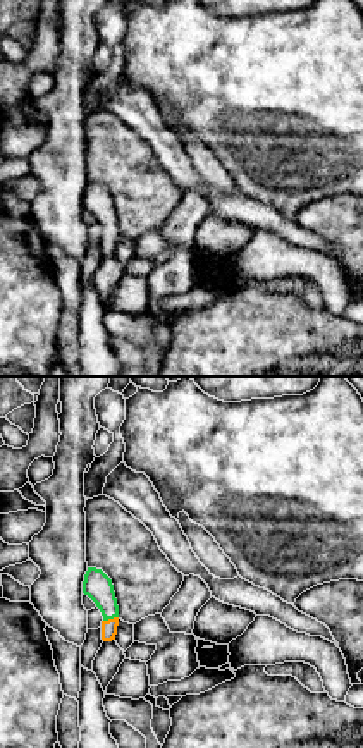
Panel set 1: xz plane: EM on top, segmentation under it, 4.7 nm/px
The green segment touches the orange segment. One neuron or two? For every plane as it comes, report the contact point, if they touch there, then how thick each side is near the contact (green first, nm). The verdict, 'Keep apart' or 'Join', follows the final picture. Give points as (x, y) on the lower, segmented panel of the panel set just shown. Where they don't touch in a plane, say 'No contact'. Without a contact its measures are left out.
Touches green at (110, 618). Thickness 140 nm (green) against 80 nm

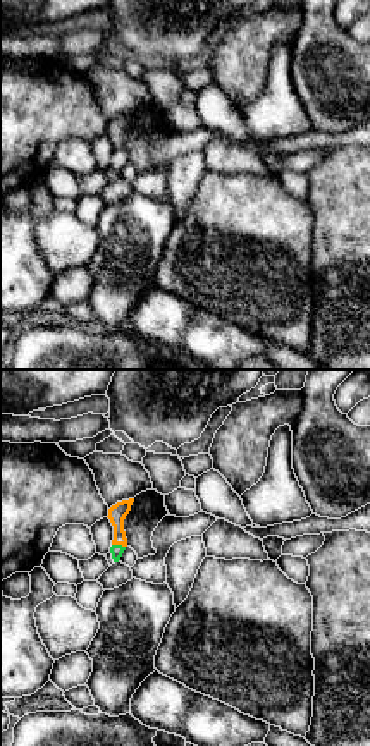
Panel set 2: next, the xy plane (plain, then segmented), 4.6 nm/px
Touches green at (119, 545). Thickness 60 nm (green) against 90 nm

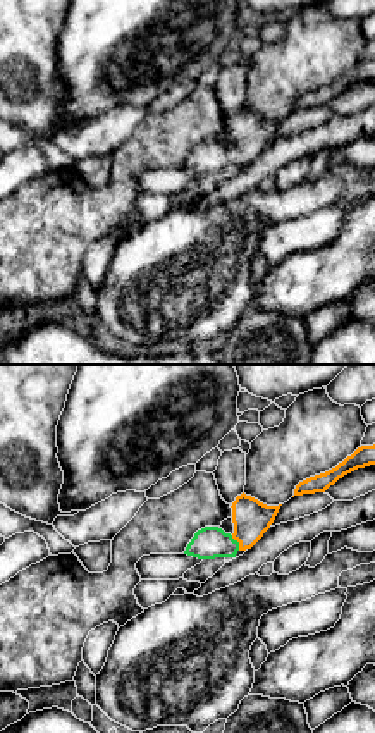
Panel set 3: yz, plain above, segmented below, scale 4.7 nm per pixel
Touches green at (238, 542). Thickness 150 nm (green) against 180 nm

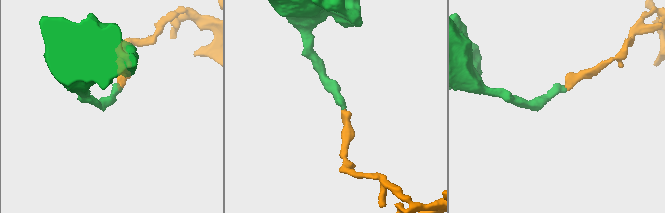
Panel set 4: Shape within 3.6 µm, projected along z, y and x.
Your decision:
Join

